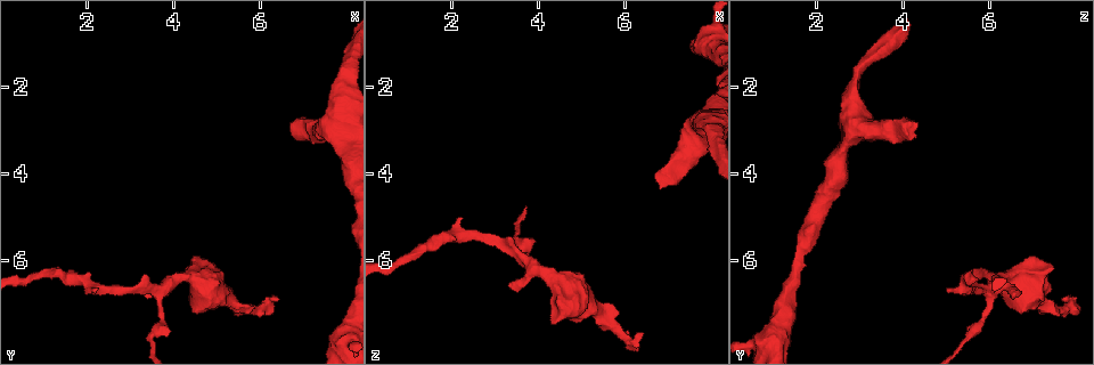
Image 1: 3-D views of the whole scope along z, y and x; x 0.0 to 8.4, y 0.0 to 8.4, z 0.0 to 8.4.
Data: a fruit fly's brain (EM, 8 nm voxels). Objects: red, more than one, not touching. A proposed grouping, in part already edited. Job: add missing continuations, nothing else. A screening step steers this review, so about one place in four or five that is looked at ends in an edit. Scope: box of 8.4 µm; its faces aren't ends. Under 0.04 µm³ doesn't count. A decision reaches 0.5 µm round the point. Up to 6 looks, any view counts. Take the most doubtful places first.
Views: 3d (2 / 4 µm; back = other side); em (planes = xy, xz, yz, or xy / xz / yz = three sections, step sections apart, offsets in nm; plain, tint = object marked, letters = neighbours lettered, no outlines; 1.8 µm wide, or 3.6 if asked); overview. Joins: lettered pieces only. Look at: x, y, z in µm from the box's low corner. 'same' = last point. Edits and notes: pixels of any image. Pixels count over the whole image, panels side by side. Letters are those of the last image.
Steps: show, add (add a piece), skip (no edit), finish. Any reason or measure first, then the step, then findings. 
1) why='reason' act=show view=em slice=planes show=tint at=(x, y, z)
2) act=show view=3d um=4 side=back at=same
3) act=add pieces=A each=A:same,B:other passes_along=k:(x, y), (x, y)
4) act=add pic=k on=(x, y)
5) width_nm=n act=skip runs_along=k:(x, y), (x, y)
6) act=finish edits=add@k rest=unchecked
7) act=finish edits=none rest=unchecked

why='branch stops here' act=show view=em slice=xy step=8 show=tint at=(3.35, 6.85, 6.50)

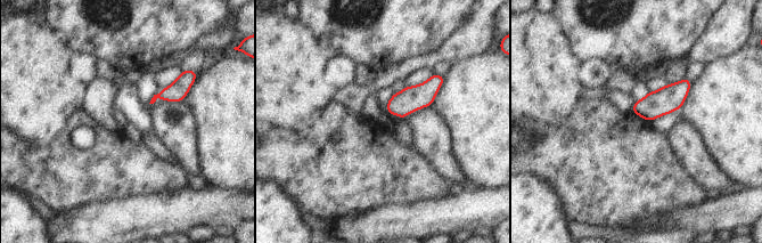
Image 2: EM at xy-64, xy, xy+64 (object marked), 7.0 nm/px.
act=show view=em slice=planes show=letters at=same

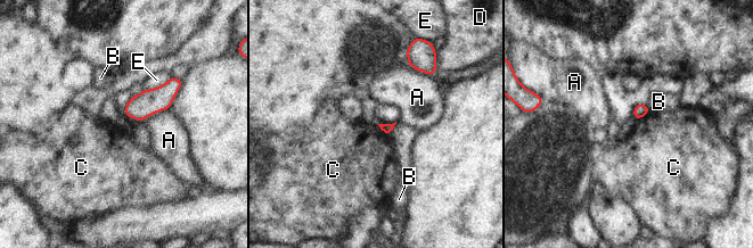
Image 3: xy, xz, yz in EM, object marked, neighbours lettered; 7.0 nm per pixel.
act=skip each=A:other,B:other,C:other,D:other,E:other border=3:(651, 110), (633, 121) found='none of them fits'

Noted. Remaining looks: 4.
why='branch stops here' act=show view=3d um=4 at=(6.75, 2.90, 4.35)

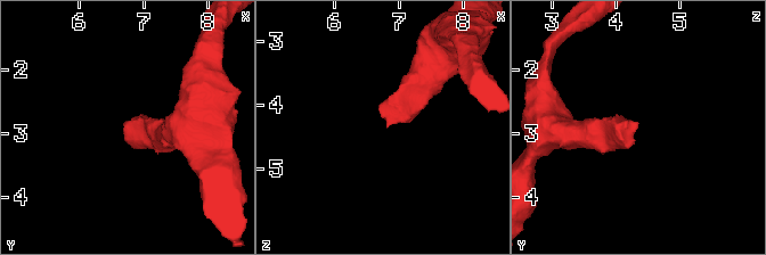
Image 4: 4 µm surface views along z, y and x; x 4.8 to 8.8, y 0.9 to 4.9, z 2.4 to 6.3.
why='shape alone is not enough' act=show view=em slice=xz step=16 show=letters at=(6.80, 2.85, 4.35)

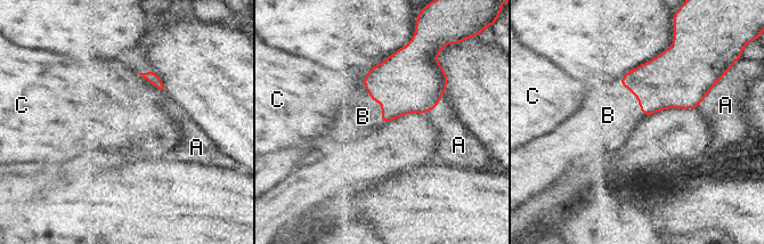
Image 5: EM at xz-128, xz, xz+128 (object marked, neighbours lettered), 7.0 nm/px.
act=add pieces=B each=A:other,B:same,C:other passes_along=5:(406, 82), (376, 100), (363, 116) found='it goes on there'

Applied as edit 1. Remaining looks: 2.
act=show view=overview

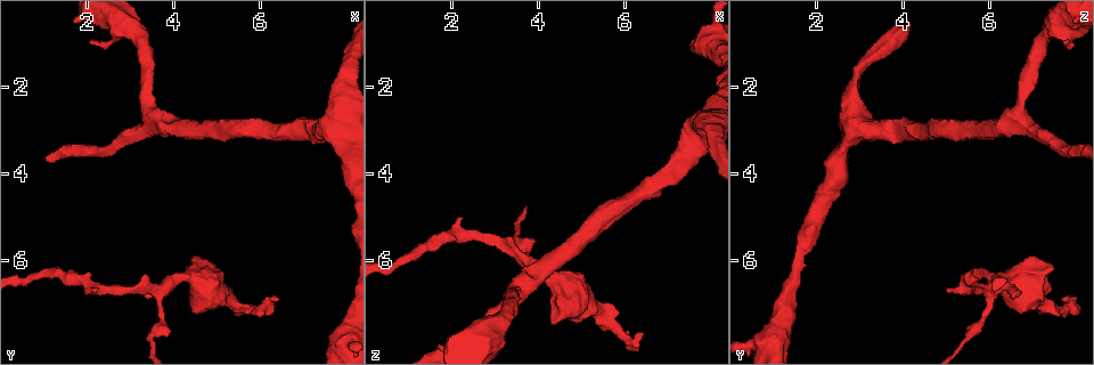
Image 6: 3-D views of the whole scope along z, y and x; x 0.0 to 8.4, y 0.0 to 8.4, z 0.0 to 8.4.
act=show view=em slice=planes show=letters at=(2.10, 0.90, 7.75)

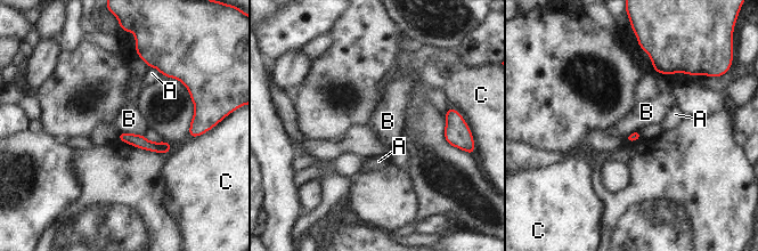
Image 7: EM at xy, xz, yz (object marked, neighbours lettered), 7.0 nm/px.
act=skip each=A:other,B:other,C:other found='no lettered piece goes on from it'

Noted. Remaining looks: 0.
act=finish edits=add@5 rest=unchecked

